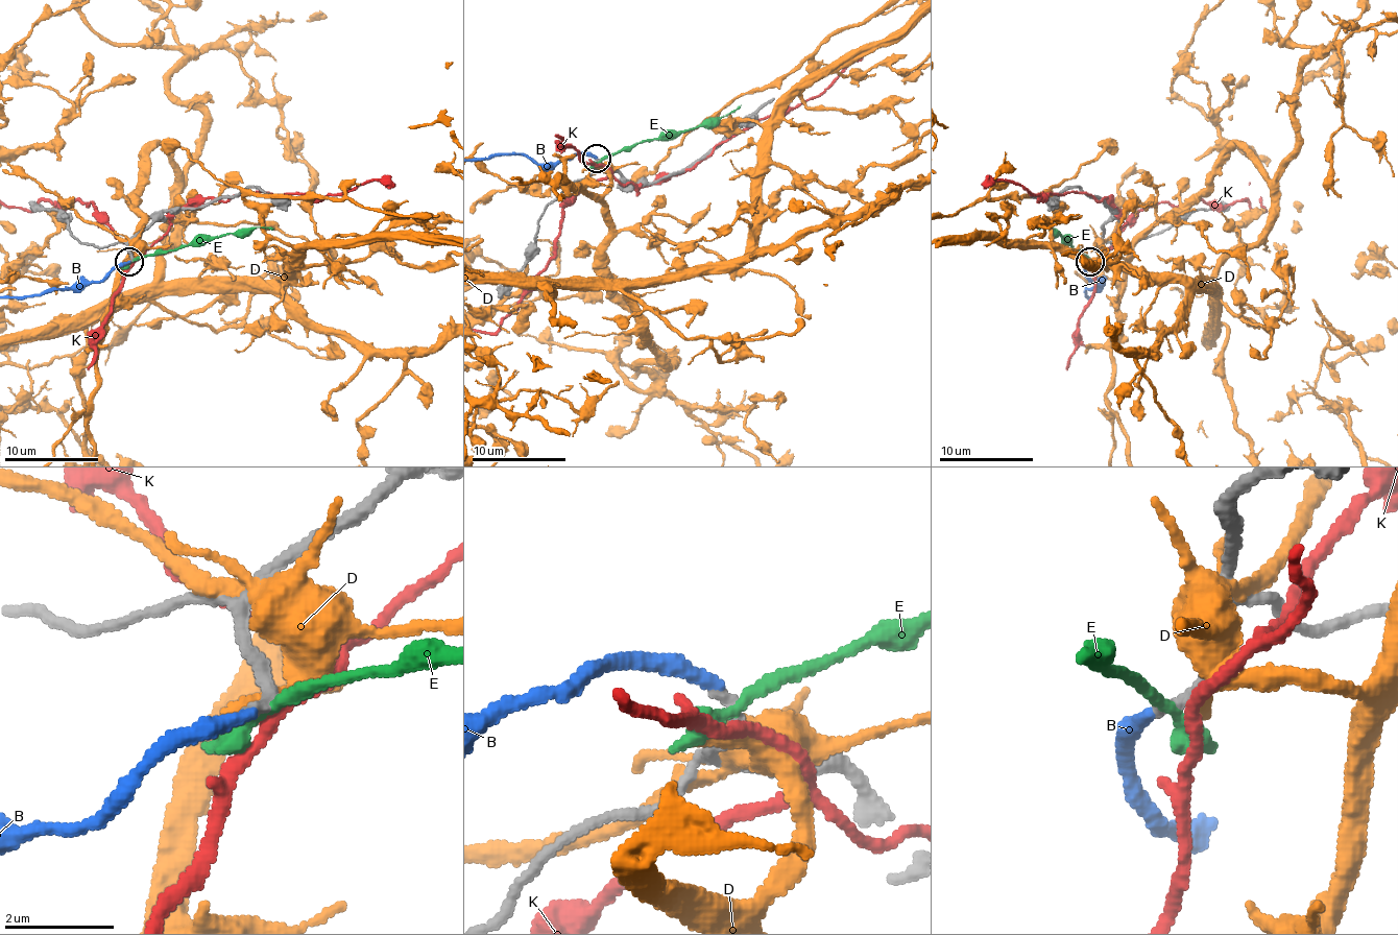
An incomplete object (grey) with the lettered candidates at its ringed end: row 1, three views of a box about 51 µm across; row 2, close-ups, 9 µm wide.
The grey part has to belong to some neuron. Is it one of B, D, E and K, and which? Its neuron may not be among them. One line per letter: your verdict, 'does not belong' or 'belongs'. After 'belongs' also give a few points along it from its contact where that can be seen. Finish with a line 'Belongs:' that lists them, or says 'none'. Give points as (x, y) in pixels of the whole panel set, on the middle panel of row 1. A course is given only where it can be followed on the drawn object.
B: belongs
D: does not belong
E: does not belong
K: does not belong
Belongs: B

